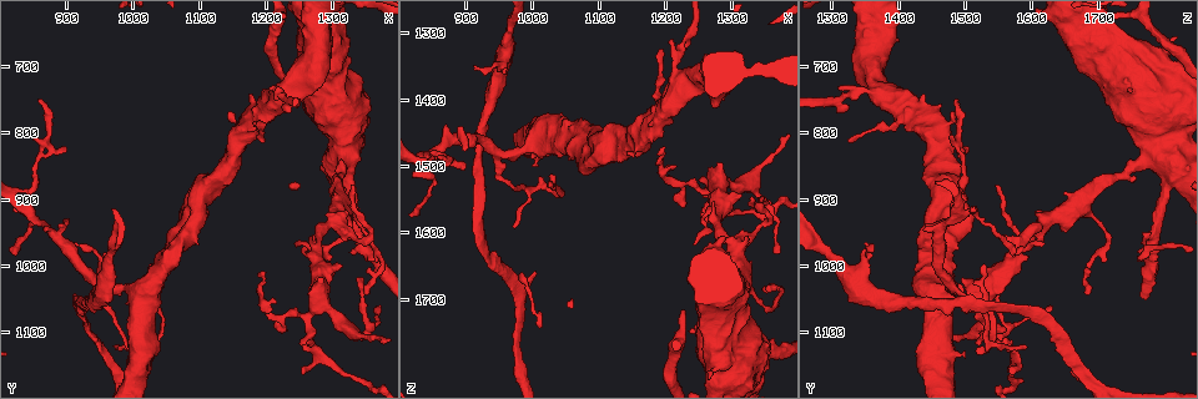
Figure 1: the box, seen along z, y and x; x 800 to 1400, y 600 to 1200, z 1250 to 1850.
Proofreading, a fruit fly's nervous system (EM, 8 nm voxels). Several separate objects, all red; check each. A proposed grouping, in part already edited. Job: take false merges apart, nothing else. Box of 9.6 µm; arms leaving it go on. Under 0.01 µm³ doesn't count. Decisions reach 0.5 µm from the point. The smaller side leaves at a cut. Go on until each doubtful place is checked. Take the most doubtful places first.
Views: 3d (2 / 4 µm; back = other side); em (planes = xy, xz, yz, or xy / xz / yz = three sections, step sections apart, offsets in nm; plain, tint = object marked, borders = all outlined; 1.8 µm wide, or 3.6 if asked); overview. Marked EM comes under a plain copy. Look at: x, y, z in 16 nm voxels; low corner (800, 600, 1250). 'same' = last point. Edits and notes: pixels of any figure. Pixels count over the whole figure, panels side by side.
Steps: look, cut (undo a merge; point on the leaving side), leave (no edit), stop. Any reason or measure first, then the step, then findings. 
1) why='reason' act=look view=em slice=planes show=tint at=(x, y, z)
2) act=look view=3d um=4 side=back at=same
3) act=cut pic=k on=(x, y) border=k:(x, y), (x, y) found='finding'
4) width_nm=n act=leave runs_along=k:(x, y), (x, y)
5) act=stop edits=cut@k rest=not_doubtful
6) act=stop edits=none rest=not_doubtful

why='a narrow waist' act=look view=3d um=4 at=(855, 840, 1500)

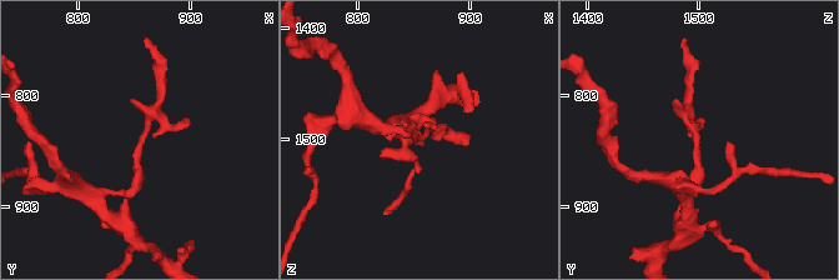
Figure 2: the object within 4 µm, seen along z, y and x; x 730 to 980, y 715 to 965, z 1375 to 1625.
act=look view=em um=3.6 slice=planes show=tint at=(854, 842, 1496)

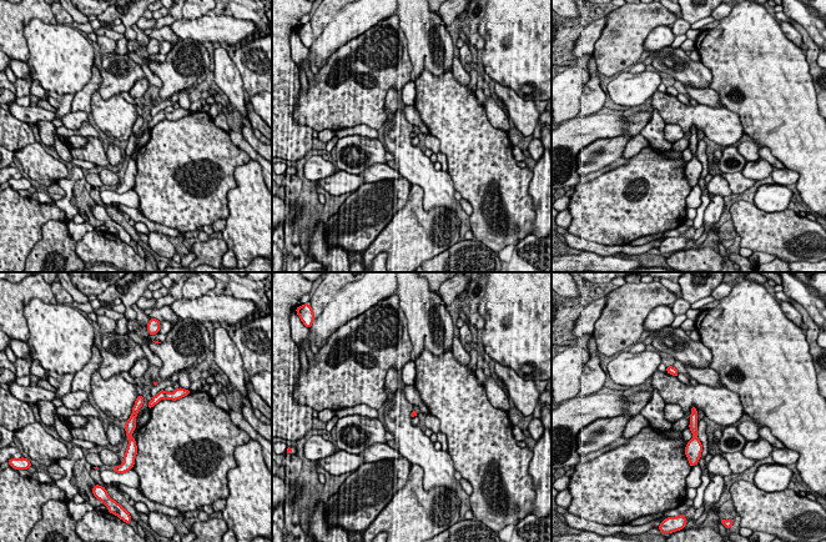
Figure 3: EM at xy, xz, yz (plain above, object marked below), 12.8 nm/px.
width_nm=70 act=leave runs_along=3:(140, 399), (130, 425), (131, 448) found='all the same neuron'

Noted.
why='thick turns thin' act=look view=em slice=planes show=tint at=(835, 910, 1485)

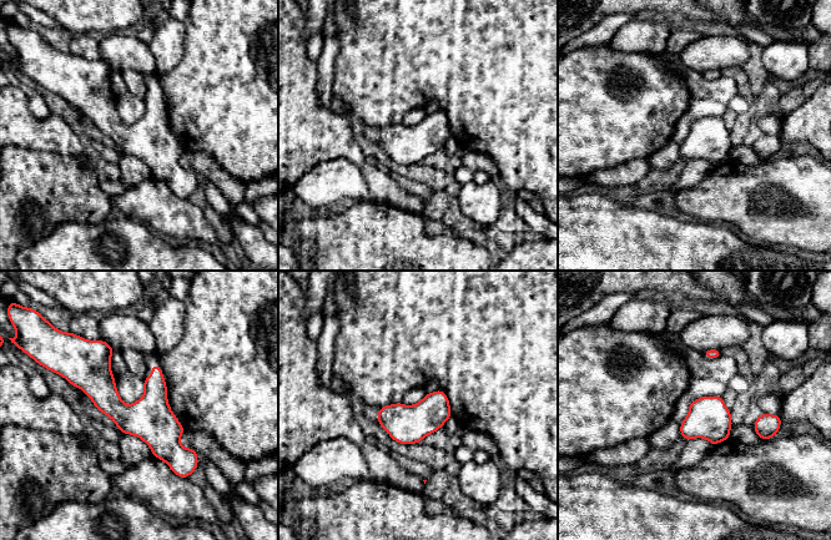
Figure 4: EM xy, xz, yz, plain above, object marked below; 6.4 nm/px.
act=leave found='continuous, no second neuron'

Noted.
why='sudden change in width' act=look view=3d um=4 at=(1285, 690, 1790)

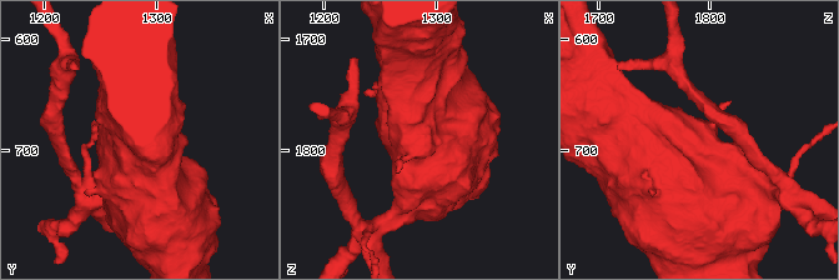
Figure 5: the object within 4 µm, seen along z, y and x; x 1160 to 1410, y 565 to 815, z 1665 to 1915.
act=look view=em um=3.6 slice=planes show=tint at=(1282, 692, 1790)

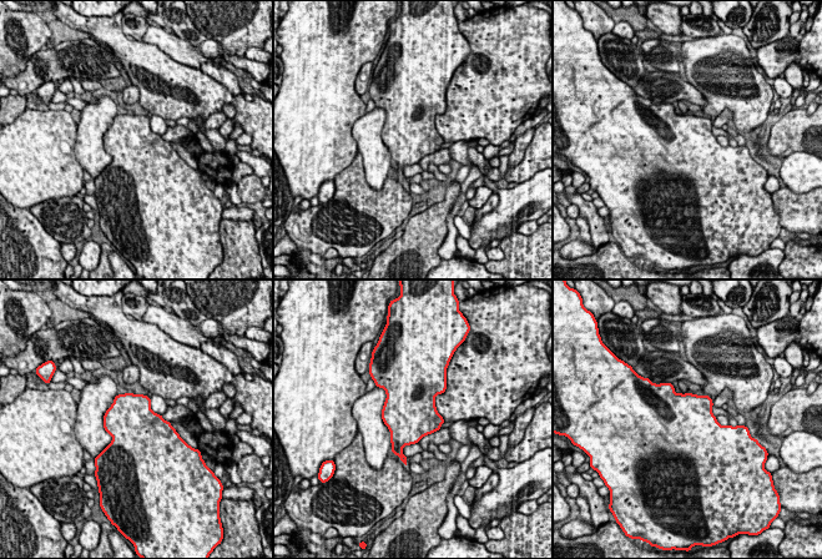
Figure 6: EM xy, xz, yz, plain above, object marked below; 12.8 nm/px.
act=leave found='continuous, no second neuron'

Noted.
act=stop edits=none rest=not_doubtful

